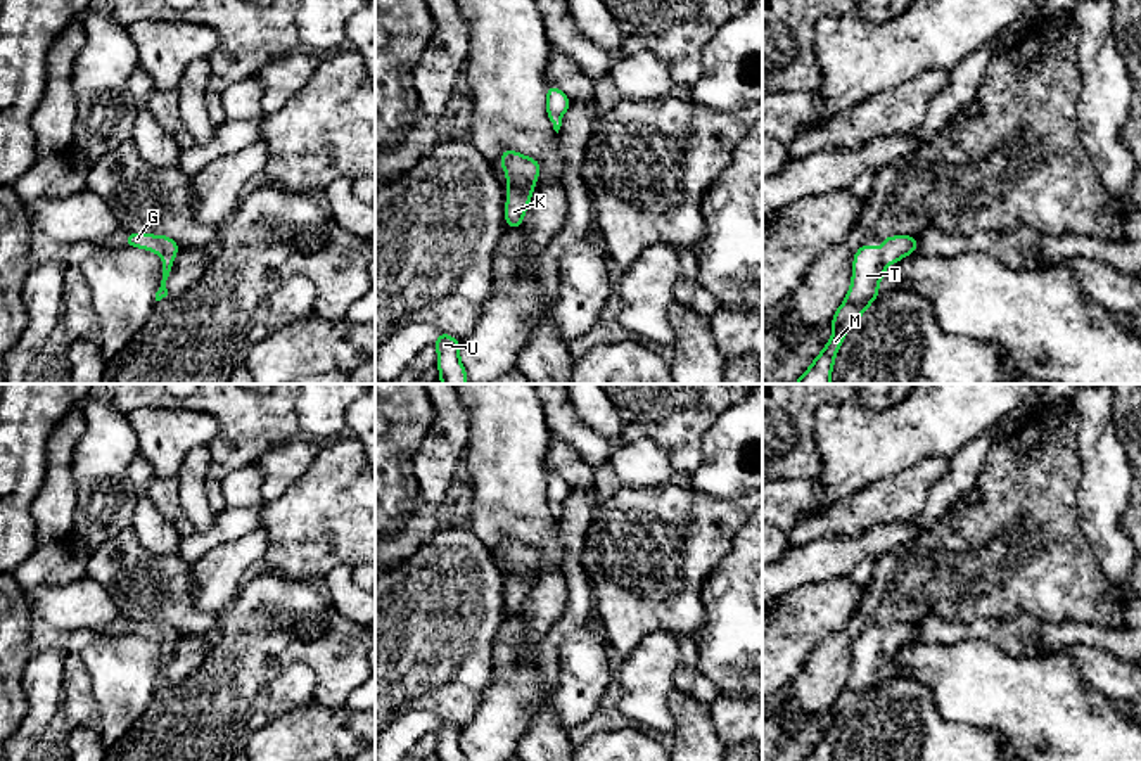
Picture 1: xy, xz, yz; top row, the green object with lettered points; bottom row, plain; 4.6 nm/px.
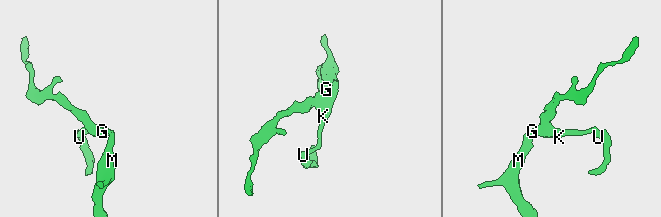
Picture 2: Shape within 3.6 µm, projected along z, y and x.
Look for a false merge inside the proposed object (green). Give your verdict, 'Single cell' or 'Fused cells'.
Single cell

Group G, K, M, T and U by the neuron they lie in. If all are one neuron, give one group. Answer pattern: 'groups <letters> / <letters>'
groups G K M T U

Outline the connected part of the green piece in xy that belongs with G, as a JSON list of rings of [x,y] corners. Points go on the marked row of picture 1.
[[[135,232],[128,233],[126,246],[147,249],[163,258],[163,280],[157,287],[156,301],[166,297],[168,296],[166,280],[171,273],[173,259],[180,246],[166,235],[150,235],[150,233],[135,233]]]

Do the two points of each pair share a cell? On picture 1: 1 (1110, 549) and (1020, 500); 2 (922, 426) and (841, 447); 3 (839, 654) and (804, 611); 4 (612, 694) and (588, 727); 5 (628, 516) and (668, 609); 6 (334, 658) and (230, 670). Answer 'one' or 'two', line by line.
1: two
2: one
3: two
4: one
5: one
6: one

